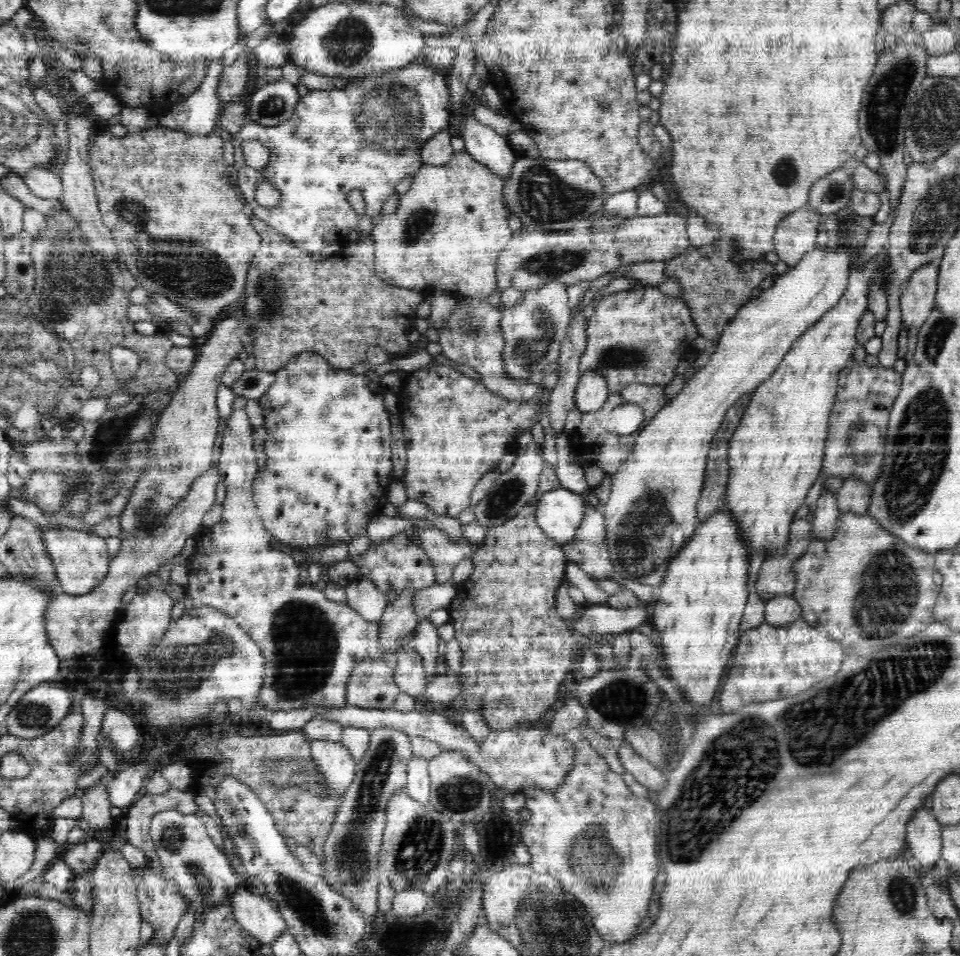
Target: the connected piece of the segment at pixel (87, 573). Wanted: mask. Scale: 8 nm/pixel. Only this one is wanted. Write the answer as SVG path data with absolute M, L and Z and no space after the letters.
M56 525L52 529L41 529L48 555L53 561L58 583L64 595L83 596L93 592L109 572L111 556L107 552L105 540L90 533Z

